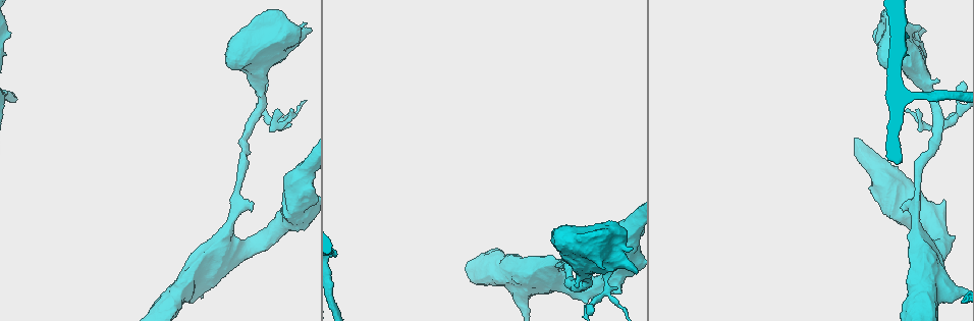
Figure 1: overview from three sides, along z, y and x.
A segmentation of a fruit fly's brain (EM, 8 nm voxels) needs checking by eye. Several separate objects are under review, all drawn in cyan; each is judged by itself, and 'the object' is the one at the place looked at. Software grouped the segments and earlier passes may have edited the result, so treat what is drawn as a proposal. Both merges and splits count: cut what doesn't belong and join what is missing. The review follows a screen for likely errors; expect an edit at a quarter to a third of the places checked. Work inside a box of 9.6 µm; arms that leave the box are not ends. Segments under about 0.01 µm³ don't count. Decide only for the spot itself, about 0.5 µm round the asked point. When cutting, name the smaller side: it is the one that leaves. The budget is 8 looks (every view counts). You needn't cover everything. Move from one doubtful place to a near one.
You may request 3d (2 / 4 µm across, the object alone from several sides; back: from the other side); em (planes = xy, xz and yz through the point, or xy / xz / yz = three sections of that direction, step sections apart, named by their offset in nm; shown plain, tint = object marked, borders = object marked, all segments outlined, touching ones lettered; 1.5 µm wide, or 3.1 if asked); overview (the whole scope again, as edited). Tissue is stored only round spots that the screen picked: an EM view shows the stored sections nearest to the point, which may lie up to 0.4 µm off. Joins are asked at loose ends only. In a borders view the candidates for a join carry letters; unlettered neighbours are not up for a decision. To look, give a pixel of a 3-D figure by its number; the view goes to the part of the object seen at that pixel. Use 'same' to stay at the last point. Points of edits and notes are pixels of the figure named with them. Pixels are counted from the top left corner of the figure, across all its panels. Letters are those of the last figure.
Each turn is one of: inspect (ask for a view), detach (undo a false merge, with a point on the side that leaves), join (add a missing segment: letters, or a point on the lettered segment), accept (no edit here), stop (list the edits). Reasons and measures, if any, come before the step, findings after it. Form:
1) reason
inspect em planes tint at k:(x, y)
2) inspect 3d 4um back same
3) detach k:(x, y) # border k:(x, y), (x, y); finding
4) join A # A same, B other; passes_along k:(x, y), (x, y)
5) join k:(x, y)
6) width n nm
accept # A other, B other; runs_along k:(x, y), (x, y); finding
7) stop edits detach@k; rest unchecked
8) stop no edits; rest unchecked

an open end
inspect 3d 2um at 1:(919, 109)

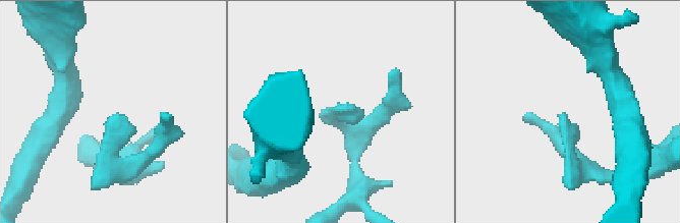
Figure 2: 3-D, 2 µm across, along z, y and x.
need the tissue
inspect em xz step 8 borders at 2:(117, 112)

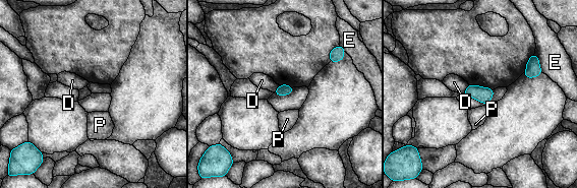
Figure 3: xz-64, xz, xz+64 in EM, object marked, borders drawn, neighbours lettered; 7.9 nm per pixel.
inspect em planes borders same

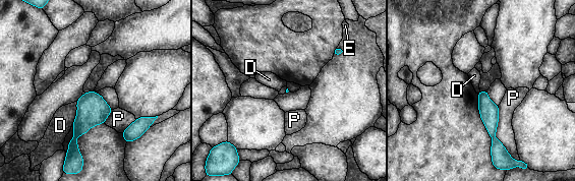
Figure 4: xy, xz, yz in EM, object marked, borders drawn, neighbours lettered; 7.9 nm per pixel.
longest_contact P 420 nm
accept # D other, E other, P other; none of them fits

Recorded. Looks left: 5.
an open end
inspect 3d 4um back at 1:(904, 211)

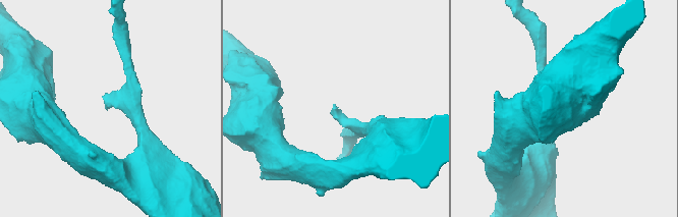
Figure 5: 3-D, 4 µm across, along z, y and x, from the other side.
shape alone is not enough
inspect em xz step 8 borders at 5:(337, 109)

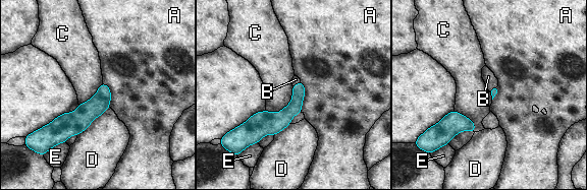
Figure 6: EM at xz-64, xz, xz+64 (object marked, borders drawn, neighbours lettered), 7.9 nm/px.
inspect em planes borders same

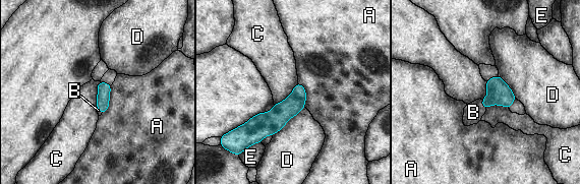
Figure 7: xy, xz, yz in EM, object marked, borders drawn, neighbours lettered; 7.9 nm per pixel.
join B # A other, B same, C other, D other, E other; passes_along 7:(499, 93), (482, 105), (473, 112); the neuron continues

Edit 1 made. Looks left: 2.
stop edits join@7; rest unchecked

